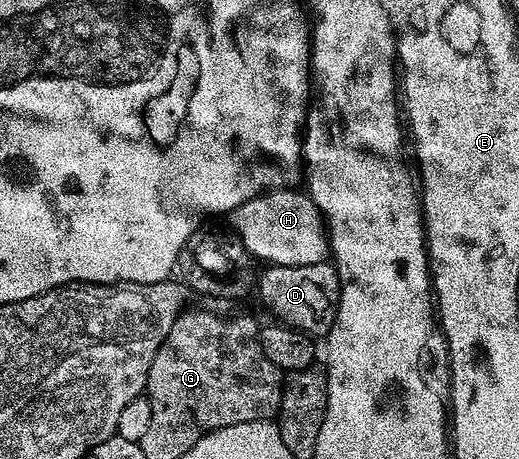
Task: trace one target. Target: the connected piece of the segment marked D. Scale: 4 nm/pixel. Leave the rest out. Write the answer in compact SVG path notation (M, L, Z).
M322 262L311 266L279 266L274 264L264 269L266 272L259 276L255 284L255 292L261 300L274 312L280 323L292 325L301 332L306 332L314 338L326 337L334 319L337 317L337 303L341 297L341 279L337 276L336 267L332 263Z

